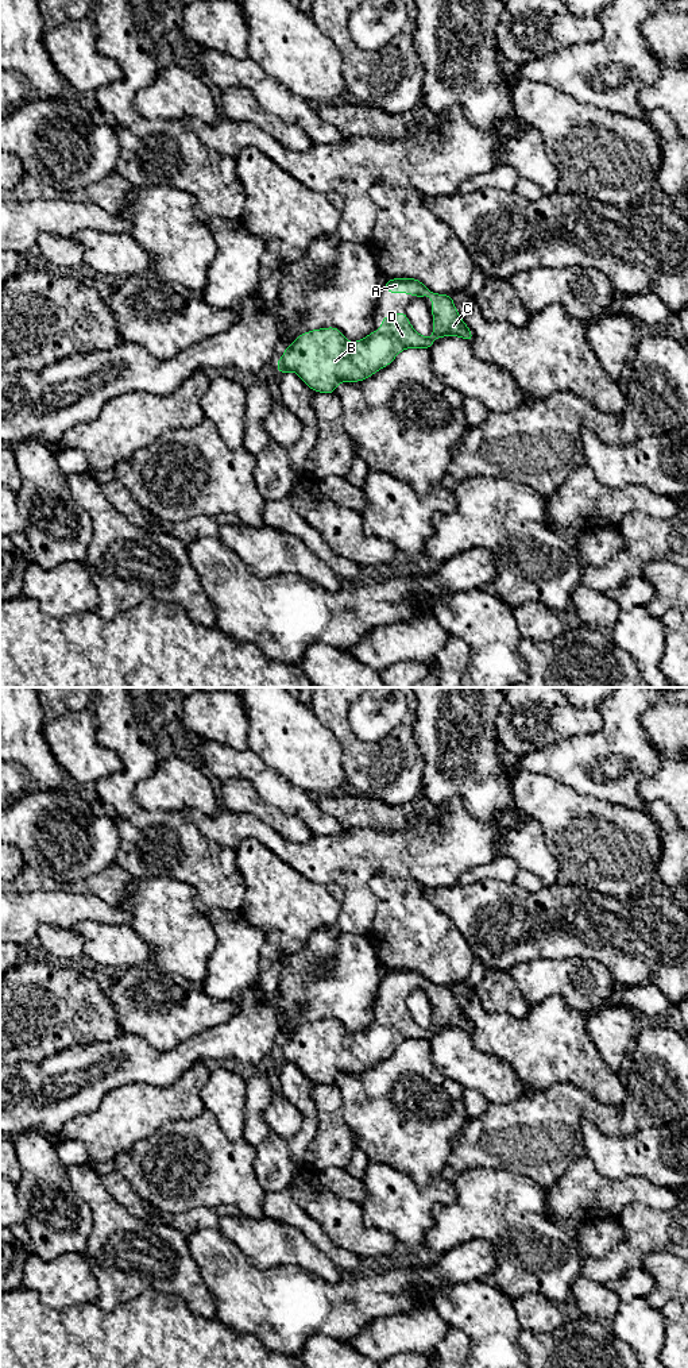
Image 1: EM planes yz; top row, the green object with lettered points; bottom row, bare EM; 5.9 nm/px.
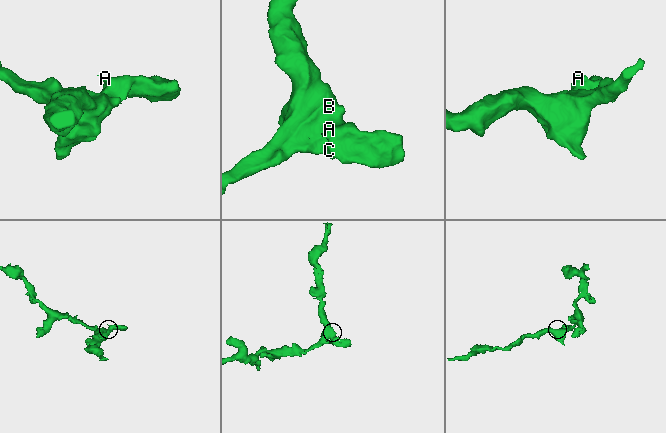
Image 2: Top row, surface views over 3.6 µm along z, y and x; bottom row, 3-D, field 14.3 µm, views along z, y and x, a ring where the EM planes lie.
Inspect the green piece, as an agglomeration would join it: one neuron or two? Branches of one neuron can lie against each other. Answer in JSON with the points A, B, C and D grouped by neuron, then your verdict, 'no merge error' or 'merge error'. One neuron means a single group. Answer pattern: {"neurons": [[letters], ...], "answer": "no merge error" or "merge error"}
{"neurons": [["A", "B", "C", "D"]], "answer": "no merge error"}

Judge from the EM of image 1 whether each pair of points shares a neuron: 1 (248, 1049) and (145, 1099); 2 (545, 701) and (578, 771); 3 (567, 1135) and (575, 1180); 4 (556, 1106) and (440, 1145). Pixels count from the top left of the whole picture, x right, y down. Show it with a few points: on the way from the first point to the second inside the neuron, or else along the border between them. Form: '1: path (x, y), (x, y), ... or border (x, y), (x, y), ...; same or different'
1: border (204, 1060), (194, 1062), (177, 1079); different
2: border (592, 732), (561, 738), (533, 752); different
3: border (584, 1153), (552, 1186); different
4: border (468, 1117), (462, 1130), (453, 1139), (444, 1172); different

